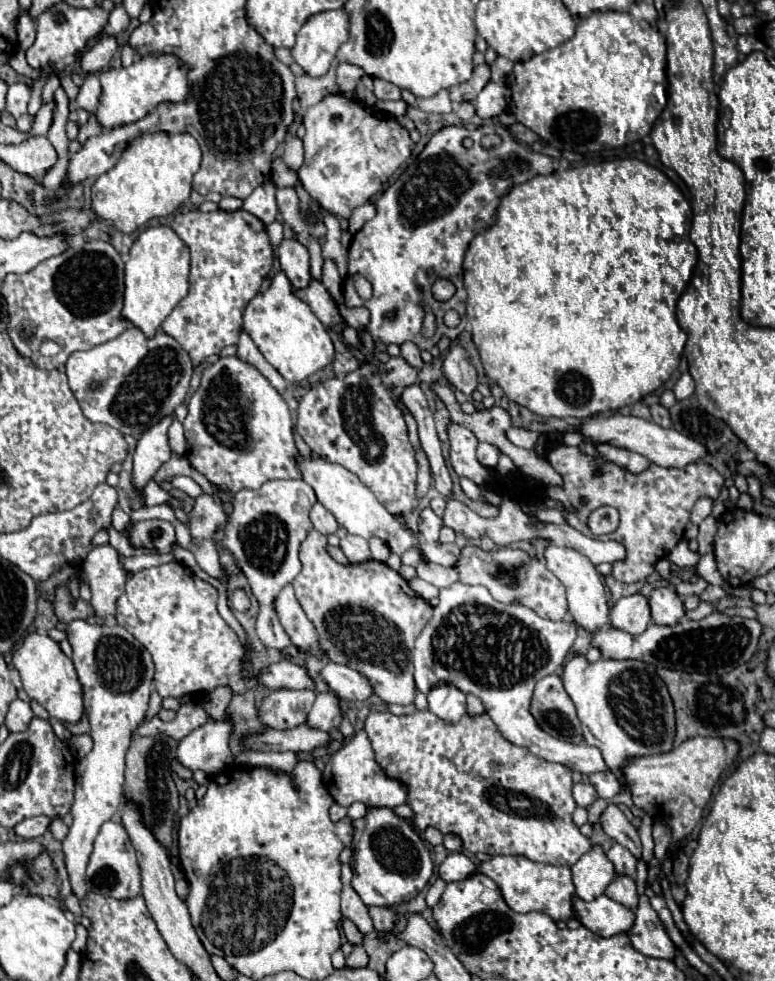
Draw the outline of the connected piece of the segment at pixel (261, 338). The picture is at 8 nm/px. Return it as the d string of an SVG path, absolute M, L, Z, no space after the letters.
M279 270L273 276L273 282L267 292L257 294L243 314L243 328L253 338L265 360L287 380L287 382L301 382L307 376L323 370L331 364L335 356L333 342L329 332L319 322L319 318L311 312L311 308L301 302L293 294L293 286L289 278Z

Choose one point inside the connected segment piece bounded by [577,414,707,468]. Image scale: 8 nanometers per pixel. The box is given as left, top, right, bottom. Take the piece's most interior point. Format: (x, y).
(664, 446)

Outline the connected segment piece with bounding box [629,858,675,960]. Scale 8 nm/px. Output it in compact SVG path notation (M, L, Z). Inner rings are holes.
M639 858L637 874L635 874L639 906L635 910L635 922L629 930L629 940L631 940L633 948L645 956L671 960L675 956L675 946L673 946L671 938L667 936L657 912L649 904L649 898L645 894L645 878L647 878L647 862L643 858Z

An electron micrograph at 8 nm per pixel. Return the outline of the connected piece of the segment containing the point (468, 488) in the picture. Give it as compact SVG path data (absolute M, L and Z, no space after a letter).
M459 478L459 484L461 484L463 492L467 494L467 498L471 498L471 500L481 500L481 498L483 498L479 486L477 486L475 482L471 482L469 478Z

